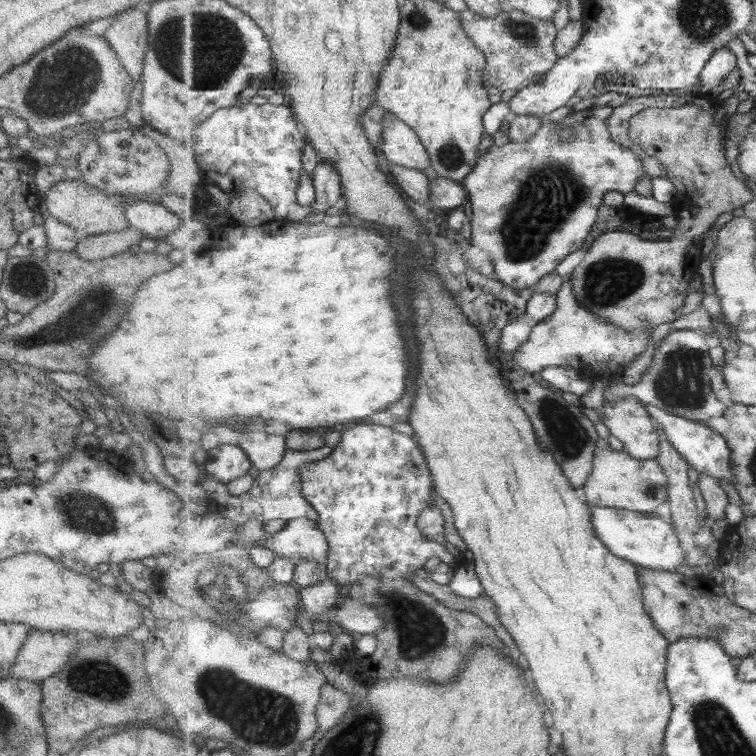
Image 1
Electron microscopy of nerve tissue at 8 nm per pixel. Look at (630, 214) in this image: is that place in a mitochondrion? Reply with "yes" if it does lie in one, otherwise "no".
no

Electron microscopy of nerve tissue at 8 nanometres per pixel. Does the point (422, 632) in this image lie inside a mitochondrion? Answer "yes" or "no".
yes

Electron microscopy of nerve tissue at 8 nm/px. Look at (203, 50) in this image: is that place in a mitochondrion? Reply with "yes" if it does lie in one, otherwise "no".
yes

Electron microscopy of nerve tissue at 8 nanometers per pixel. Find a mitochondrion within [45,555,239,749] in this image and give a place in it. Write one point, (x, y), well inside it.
(88, 676)

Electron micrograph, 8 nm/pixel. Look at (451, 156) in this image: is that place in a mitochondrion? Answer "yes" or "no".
yes

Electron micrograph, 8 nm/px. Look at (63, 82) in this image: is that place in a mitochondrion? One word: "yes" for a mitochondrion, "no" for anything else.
yes

